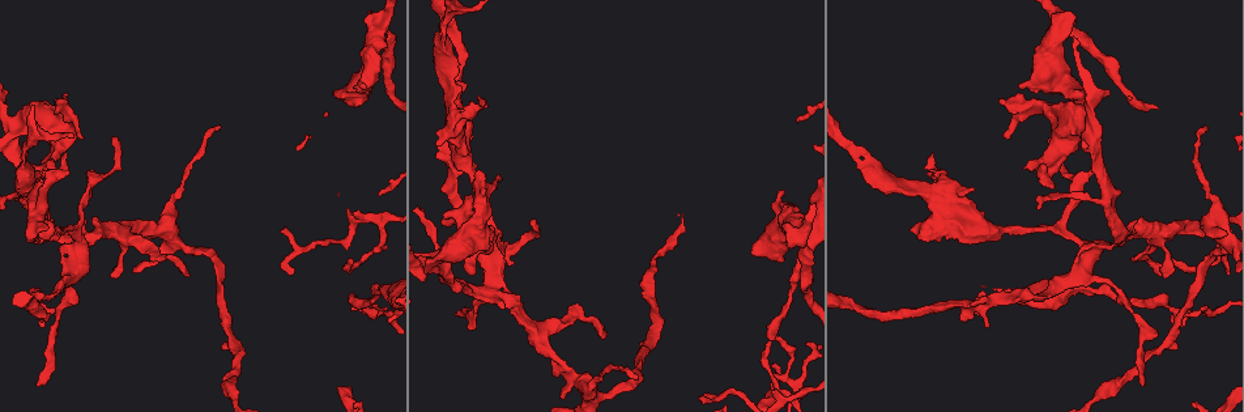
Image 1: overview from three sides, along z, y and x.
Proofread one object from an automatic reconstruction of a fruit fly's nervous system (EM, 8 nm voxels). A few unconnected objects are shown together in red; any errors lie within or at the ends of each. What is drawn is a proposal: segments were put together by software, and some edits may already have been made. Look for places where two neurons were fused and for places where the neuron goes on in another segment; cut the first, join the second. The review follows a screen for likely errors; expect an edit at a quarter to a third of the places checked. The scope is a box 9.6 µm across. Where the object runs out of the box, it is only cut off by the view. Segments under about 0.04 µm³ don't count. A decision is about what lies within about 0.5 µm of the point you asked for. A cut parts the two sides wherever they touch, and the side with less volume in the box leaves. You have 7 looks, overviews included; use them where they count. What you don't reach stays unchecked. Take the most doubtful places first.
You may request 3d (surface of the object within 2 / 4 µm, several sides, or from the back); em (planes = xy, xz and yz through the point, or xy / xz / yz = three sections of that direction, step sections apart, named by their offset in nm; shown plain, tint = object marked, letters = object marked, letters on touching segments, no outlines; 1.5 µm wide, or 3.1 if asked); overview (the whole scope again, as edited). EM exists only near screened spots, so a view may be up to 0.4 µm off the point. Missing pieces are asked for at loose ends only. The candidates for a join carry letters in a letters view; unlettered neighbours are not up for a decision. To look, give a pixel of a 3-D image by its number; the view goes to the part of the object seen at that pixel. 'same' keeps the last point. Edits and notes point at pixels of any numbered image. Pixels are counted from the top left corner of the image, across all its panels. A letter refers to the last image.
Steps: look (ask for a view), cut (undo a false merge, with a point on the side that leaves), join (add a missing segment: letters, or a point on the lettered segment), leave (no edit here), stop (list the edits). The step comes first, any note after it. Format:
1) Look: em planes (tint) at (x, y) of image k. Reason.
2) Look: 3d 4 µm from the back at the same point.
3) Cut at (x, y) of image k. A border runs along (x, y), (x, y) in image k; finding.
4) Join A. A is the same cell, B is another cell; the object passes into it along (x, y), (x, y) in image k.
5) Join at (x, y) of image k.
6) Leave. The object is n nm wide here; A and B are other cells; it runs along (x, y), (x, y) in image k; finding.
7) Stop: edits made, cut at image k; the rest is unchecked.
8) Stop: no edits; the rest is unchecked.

Look: em yz step 4 (tint) at (1116, 237) of image 1. Three arms meet.

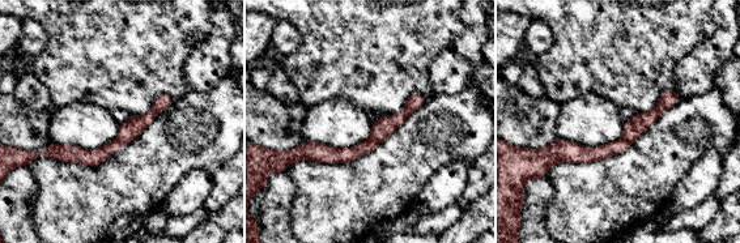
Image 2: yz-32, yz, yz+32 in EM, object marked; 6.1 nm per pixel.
Look: em planes (tint) at the same point.

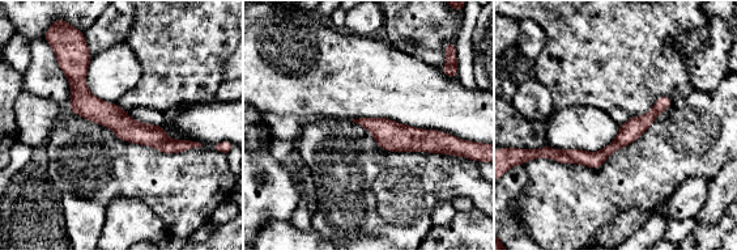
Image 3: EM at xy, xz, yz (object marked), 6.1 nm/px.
Look: em planes (letters) at the same point.

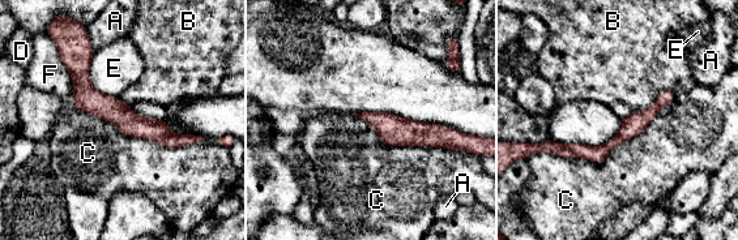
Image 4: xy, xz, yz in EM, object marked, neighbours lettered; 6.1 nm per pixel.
Leave. A, B, C, D, E and F are other cells; a border runs along (71, 103), (169, 148), (205, 140) in image 4; continuous, no second neuron.

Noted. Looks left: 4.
Look: 3d 2 µm at (784, 191) of image 1. Free end.

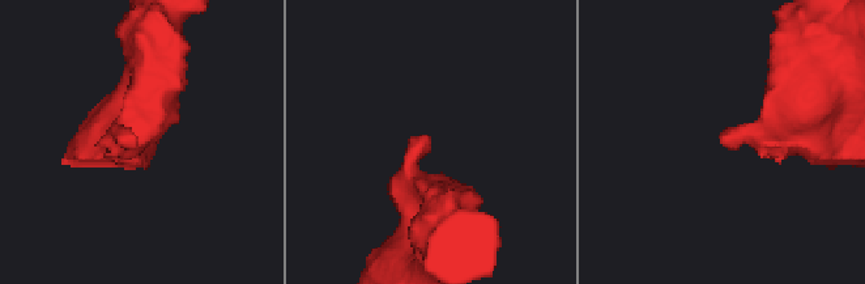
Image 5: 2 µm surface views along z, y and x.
Look: em planes (letters) at (132, 132) of image 5.

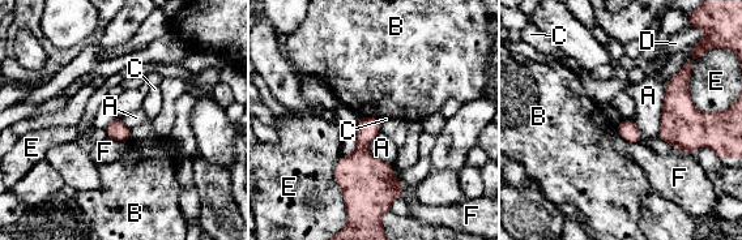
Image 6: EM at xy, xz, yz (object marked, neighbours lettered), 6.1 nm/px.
Leave. A, B, C, D, E and F are other cells; a border runs along (665, 88), (657, 137) in image 6; none of them fits.

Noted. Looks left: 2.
Look: 3d 4 µm at (1161, 275) of image 1. Free end.

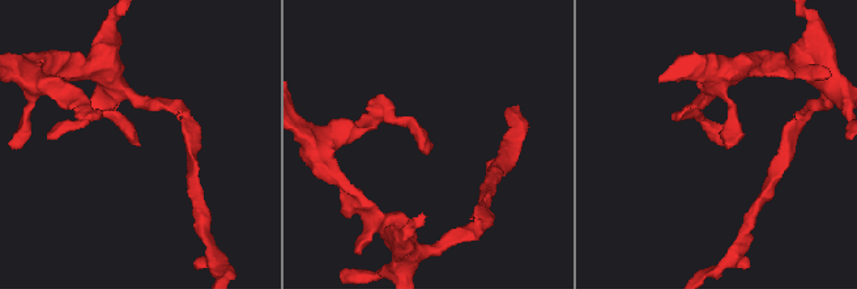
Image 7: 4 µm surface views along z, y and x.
Look: em planes (letters) at (427, 147) of image 7.

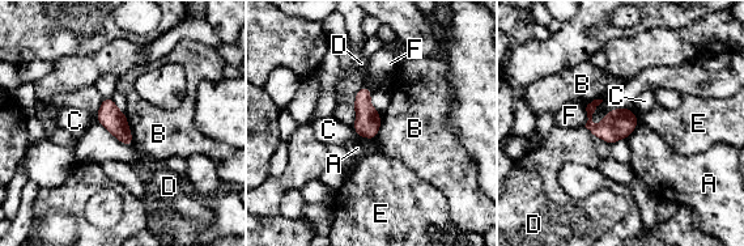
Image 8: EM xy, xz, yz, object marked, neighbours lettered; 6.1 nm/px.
Leave. A, B, C, D, E and F are other cells; a border runs along (123, 113), (134, 144) in image 8; none of them fits.

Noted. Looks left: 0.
Stop: no edits; the rest is unchecked.

